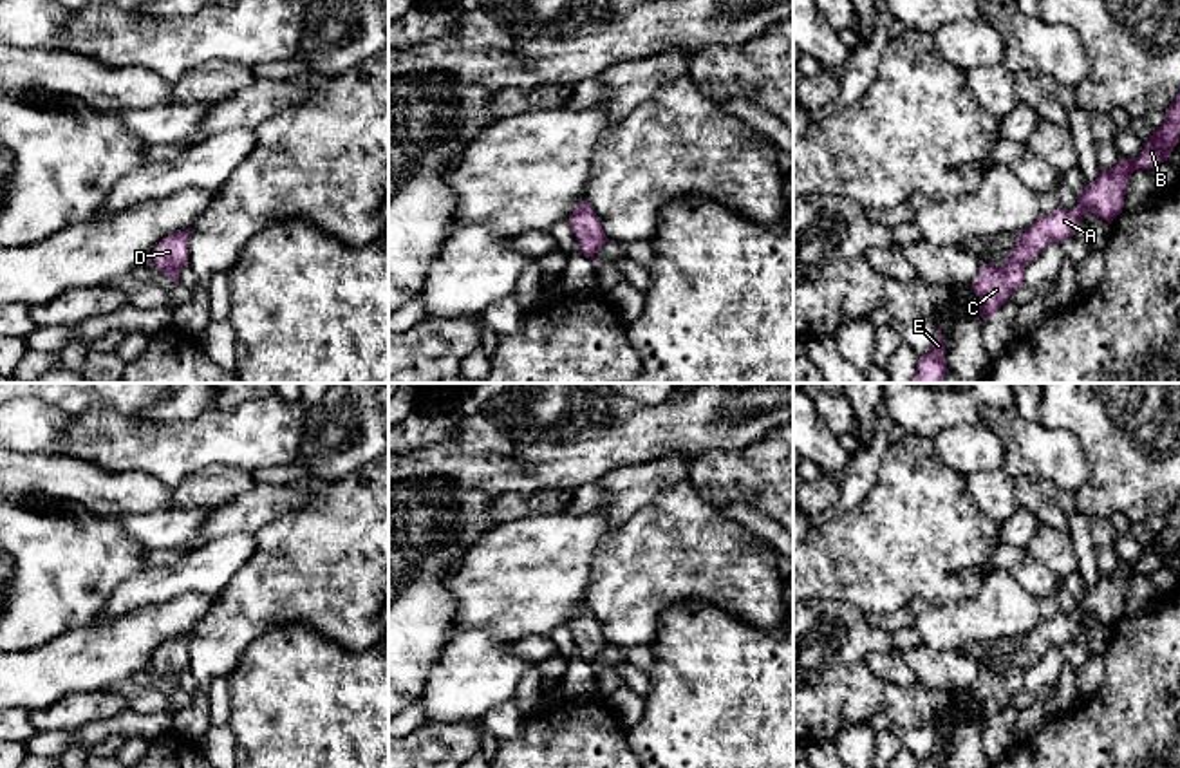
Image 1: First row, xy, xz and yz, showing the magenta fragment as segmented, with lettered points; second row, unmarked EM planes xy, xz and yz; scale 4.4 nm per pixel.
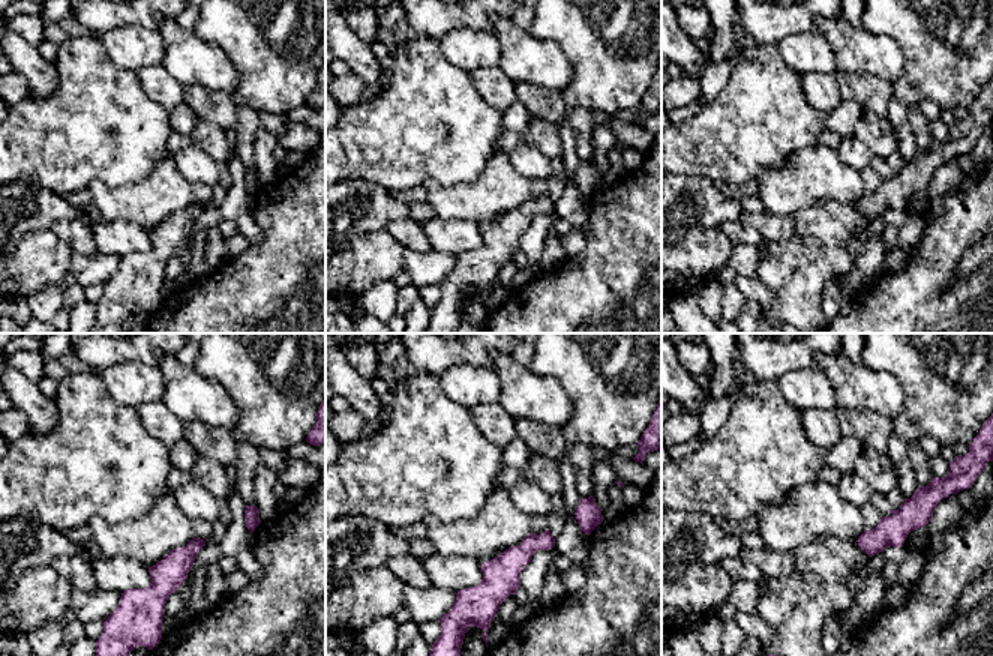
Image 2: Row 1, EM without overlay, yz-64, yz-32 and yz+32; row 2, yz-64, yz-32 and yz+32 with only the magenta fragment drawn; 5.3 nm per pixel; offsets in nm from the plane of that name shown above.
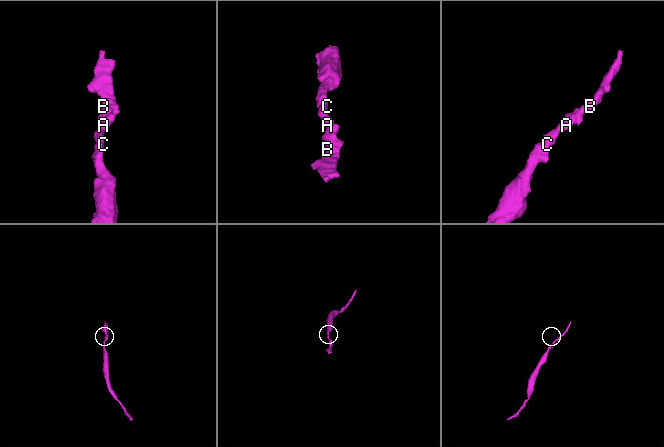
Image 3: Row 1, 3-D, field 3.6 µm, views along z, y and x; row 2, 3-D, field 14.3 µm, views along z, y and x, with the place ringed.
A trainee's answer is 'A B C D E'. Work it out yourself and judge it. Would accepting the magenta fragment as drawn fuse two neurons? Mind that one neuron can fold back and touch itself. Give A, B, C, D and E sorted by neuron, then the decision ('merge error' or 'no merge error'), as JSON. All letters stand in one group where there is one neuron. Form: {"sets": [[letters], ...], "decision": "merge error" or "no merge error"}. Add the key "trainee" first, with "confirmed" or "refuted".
{"trainee": "confirmed", "sets": [["A", "B", "C", "D", "E"]], "decision": "no merge error"}

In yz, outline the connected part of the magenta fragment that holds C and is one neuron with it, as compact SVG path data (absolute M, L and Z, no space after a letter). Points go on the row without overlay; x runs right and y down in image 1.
M1180 497L1166 515L1166 526L1153 535L1144 548L1144 555L1135 564L1119 564L1110 575L1100 575L1099 582L1086 589L1077 602L1077 614L1068 616L1057 613L1054 618L1041 620L1017 643L1010 663L1001 672L983 669L979 681L972 687L974 698L979 701L978 719L988 725L1010 699L1023 692L1025 672L1050 647L1063 647L1073 642L1086 618L1104 623L1108 629L1122 618L1126 589L1138 573L1153 573L1169 564L1173 553L1180 548Z

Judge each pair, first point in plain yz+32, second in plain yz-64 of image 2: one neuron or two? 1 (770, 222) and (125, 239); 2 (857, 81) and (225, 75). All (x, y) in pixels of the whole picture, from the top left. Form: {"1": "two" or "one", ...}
{"1": "one", "2": "two"}

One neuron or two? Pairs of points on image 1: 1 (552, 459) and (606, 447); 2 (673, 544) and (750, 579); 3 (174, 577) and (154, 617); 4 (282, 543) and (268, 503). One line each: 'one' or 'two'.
1: one
2: one
3: two
4: two

